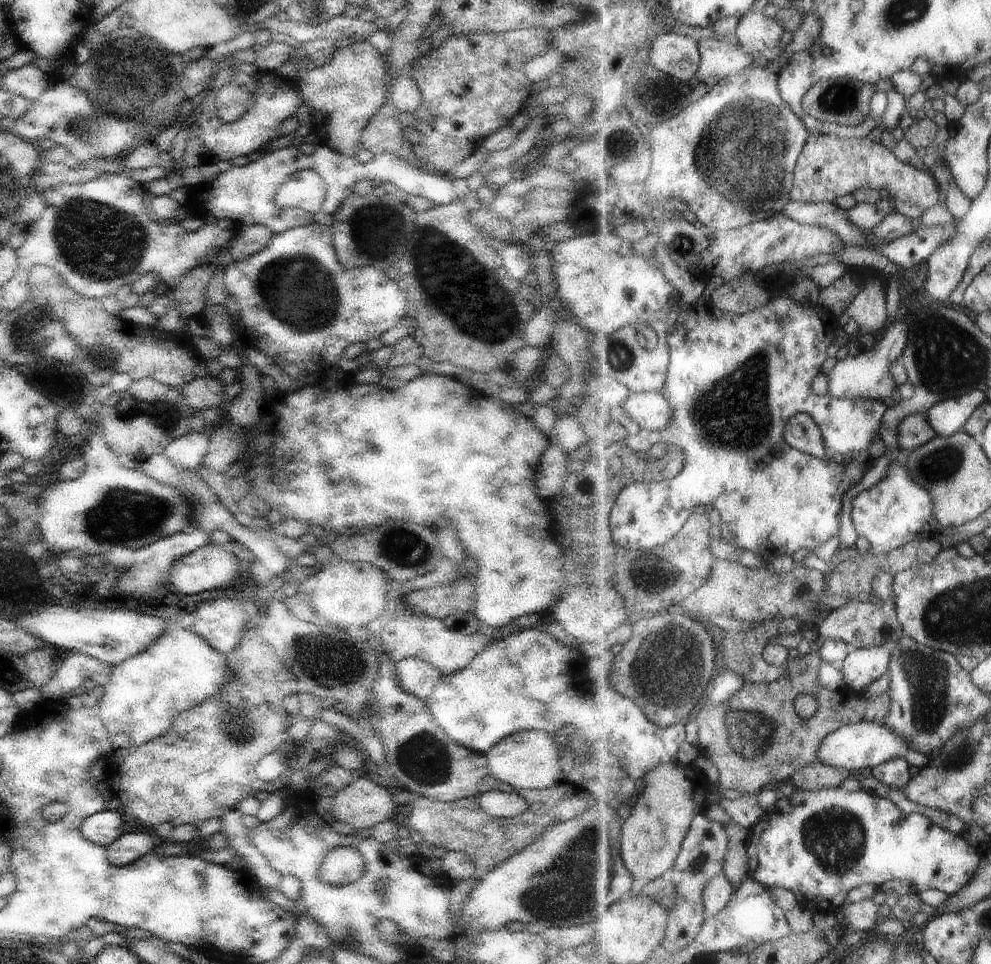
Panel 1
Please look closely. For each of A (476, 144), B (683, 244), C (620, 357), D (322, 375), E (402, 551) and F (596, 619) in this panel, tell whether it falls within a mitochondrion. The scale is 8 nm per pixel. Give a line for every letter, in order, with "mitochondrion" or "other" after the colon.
A: other
B: mitochondrion
C: mitochondrion
D: other
E: other
F: other

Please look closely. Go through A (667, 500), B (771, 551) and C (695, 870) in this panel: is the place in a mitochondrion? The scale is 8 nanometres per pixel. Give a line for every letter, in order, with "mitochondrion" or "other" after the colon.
A: other
B: other
C: mitochondrion

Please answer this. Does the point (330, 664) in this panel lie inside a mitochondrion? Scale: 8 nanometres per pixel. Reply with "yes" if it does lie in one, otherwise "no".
yes

